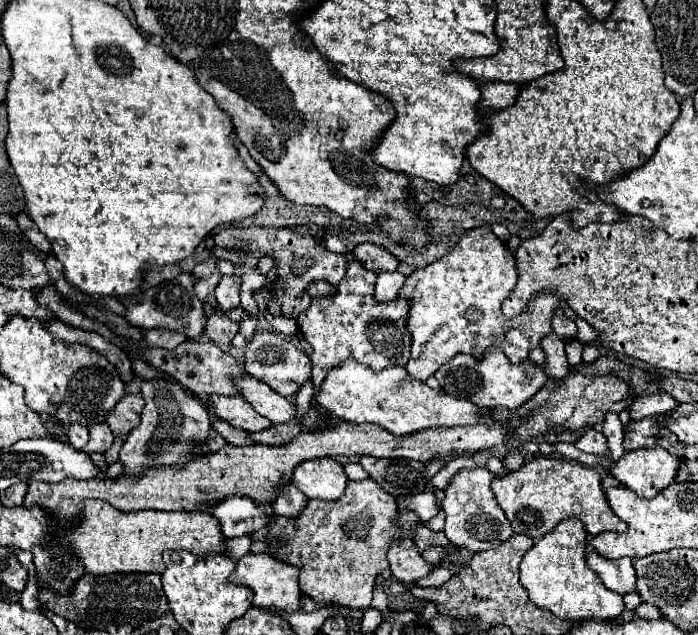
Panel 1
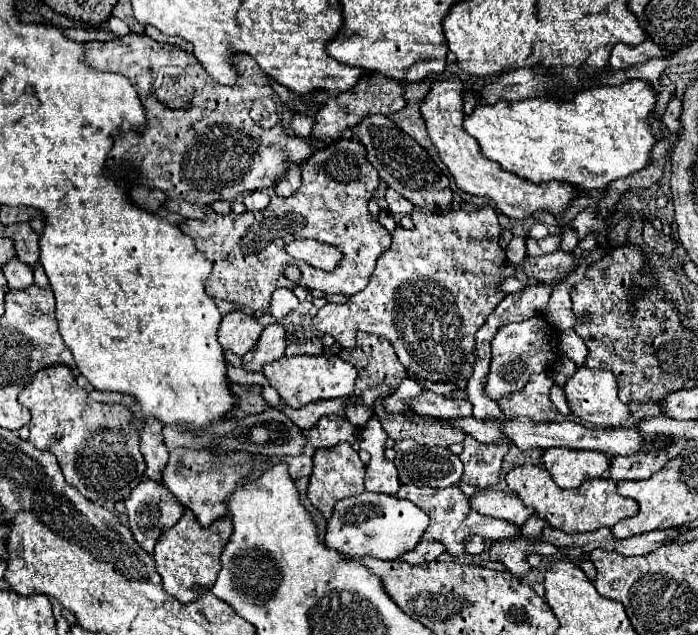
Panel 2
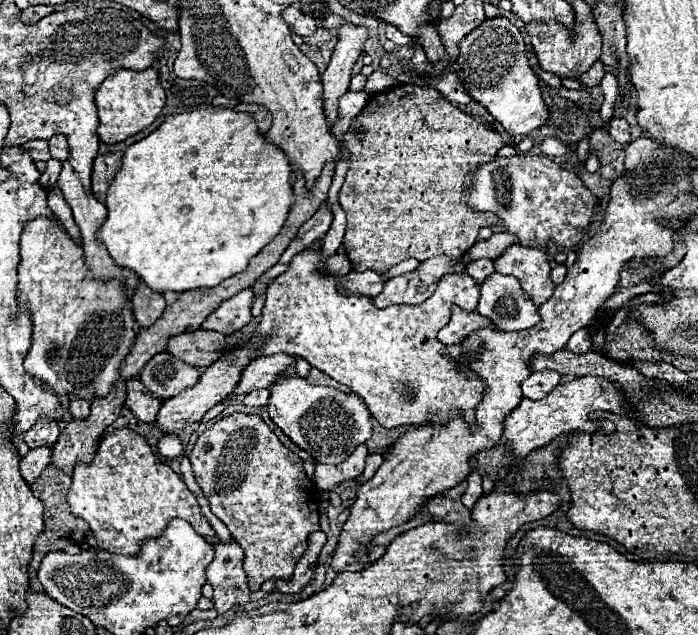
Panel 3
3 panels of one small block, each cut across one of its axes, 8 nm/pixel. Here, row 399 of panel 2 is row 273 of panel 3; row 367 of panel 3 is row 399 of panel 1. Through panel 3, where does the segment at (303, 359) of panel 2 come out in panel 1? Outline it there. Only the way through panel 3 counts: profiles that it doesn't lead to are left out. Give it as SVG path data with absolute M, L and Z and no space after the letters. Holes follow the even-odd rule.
M354 358L344 360L340 366L334 366L328 372L326 380L314 396L314 402L344 422L370 422L386 428L392 434L410 434L438 426L468 426L478 422L484 414L472 402L452 398L444 392L436 392L424 382L410 378L406 368L402 366L374 372L372 368L360 364Z

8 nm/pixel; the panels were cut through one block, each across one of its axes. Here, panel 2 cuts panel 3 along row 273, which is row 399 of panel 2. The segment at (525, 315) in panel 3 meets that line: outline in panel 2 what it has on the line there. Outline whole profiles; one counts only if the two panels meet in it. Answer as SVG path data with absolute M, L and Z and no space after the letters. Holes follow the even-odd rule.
M544 314L524 322L506 324L492 340L492 364L486 382L486 394L494 400L500 400L504 394L522 390L532 374L548 372L558 358L558 330L548 324Z

